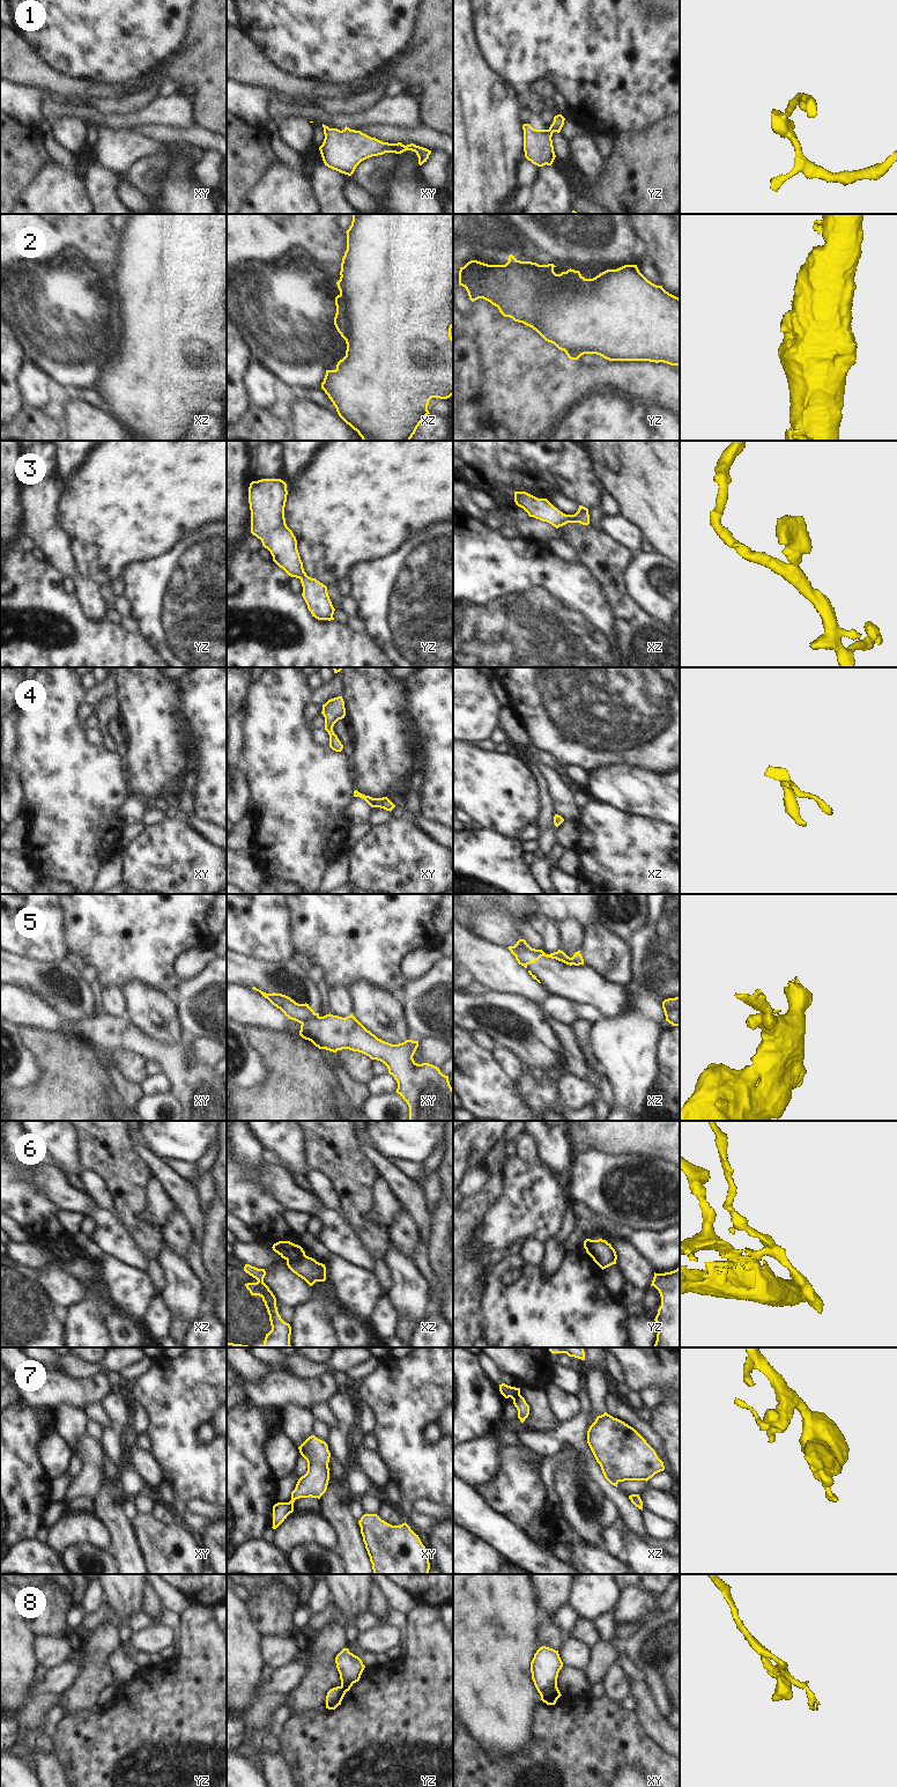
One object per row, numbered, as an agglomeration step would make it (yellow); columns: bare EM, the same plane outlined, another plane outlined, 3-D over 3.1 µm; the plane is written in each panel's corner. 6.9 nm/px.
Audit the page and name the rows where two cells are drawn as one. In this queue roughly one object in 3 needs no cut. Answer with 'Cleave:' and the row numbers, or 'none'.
Cleave: 5, 6, 7, 8

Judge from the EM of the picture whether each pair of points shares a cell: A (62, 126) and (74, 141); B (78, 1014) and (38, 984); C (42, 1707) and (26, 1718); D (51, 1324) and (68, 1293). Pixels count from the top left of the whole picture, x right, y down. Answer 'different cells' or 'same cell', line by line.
A: same cell
B: same cell
C: same cell
D: different cells

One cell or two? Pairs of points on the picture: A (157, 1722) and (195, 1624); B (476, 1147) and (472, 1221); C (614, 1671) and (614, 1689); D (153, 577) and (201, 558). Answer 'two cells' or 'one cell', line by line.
A: one cell
B: two cells
C: one cell
D: one cell

